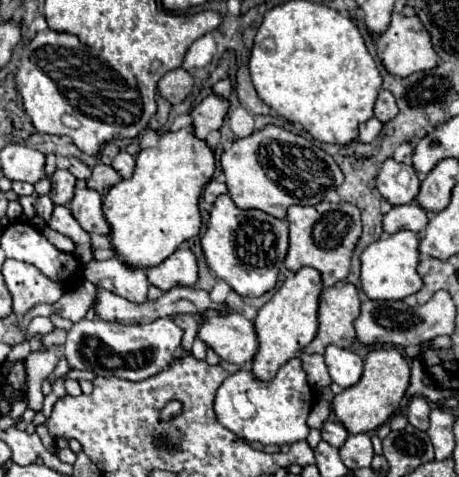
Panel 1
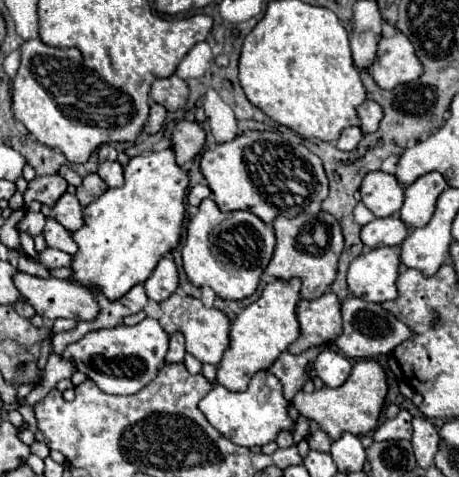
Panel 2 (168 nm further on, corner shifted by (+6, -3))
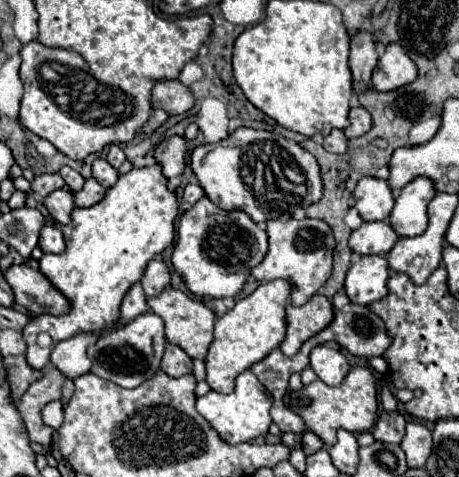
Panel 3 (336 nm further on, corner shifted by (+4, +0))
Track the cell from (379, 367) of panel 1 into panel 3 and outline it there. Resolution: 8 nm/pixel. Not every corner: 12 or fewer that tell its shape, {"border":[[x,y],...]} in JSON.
{"border":[[367,365],[329,387],[315,379],[289,409],[325,445],[337,429],[369,431],[377,389]]}

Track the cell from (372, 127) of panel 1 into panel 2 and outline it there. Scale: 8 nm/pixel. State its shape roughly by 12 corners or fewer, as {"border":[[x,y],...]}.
{"border":[[345,128],[337,148],[351,152],[363,138],[361,128]]}

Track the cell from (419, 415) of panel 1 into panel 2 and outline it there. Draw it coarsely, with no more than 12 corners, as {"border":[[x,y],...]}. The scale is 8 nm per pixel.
{"border":[[411,414],[385,420],[373,440],[409,440]]}

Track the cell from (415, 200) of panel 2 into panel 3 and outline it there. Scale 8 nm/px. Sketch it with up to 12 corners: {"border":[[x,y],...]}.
{"border":[[429,177],[401,189],[391,211],[399,237],[427,229],[427,205],[435,193]]}

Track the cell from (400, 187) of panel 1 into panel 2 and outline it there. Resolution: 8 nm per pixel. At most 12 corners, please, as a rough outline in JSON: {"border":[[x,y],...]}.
{"border":[[369,172],[361,202],[387,218],[403,204],[403,186],[393,174]]}

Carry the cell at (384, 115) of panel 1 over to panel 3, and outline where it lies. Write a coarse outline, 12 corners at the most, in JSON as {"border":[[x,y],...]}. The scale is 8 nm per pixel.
{"border":[[363,105],[349,111],[347,139],[365,135],[373,125]]}

